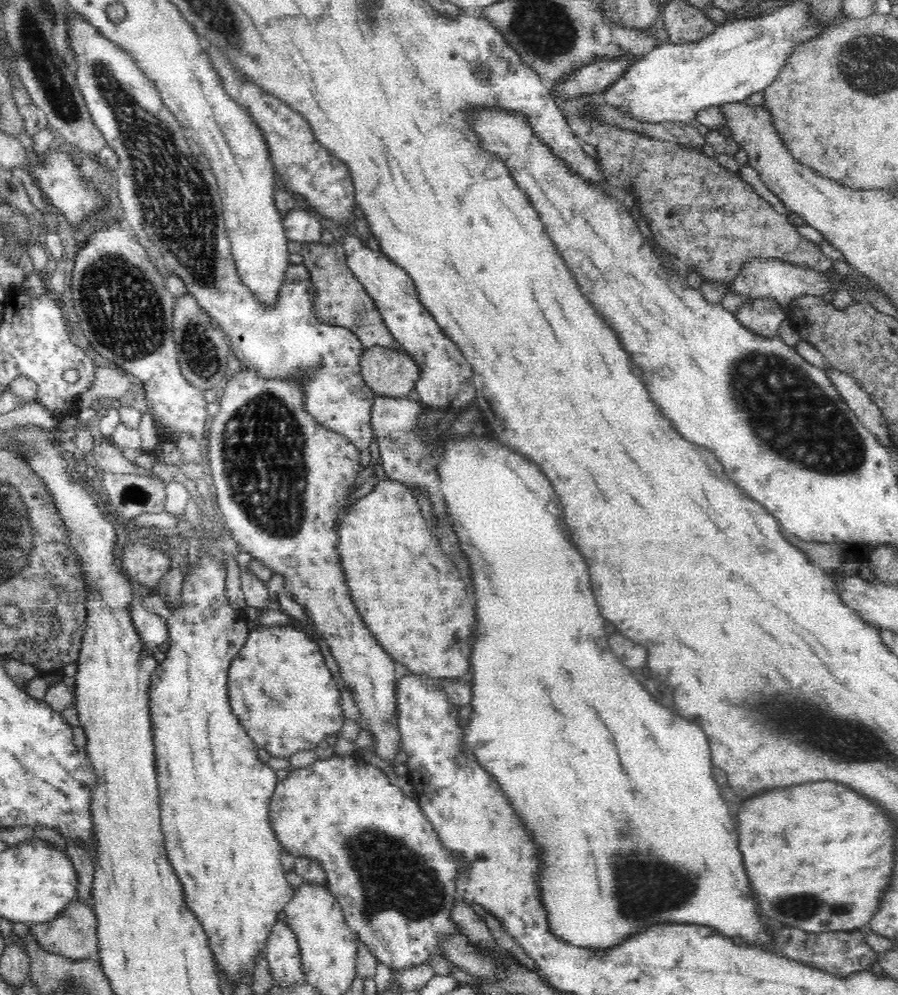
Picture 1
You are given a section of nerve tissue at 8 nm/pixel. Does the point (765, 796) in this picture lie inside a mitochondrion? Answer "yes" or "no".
no

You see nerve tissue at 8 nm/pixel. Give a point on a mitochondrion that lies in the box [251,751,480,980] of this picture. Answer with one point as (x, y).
(393, 876)

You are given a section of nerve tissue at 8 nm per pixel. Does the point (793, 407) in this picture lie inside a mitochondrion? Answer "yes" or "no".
yes

